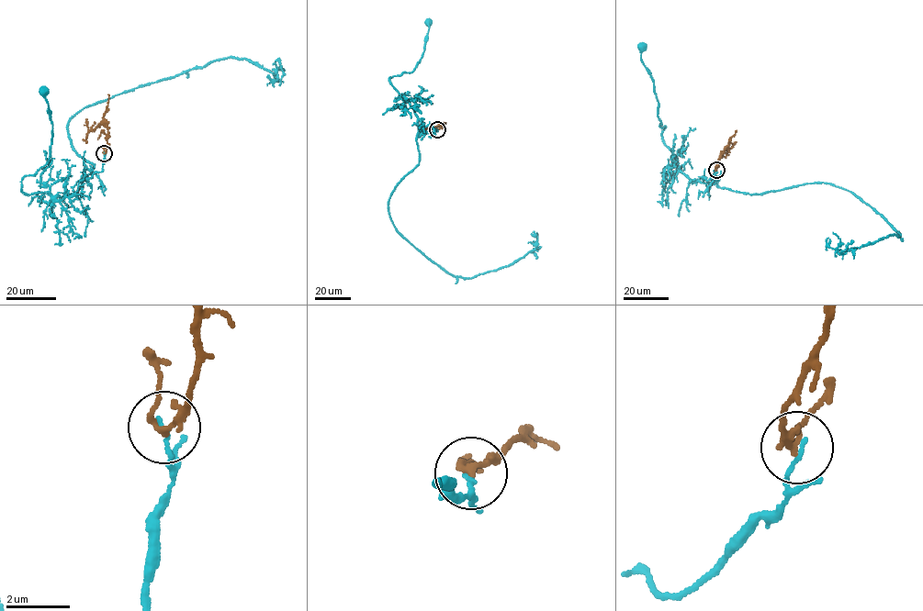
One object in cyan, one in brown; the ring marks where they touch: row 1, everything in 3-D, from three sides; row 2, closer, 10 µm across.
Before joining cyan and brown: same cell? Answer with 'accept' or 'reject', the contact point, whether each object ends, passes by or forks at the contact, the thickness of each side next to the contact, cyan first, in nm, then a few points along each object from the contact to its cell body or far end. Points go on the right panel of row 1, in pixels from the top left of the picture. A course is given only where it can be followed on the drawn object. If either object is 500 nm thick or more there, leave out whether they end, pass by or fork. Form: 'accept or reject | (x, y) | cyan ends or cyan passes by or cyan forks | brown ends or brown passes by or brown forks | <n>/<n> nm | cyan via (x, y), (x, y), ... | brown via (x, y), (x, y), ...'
reject | (716, 170) | cyan ends | brown passes by | 120/170 nm | cyan via (716, 171), (707, 180), (703, 176), (693, 183), (679, 171), (661, 136), (666, 127), (660, 127), (642, 47) | brown via (716, 170), (719, 156), (727, 147), (726, 154), (728, 155)

